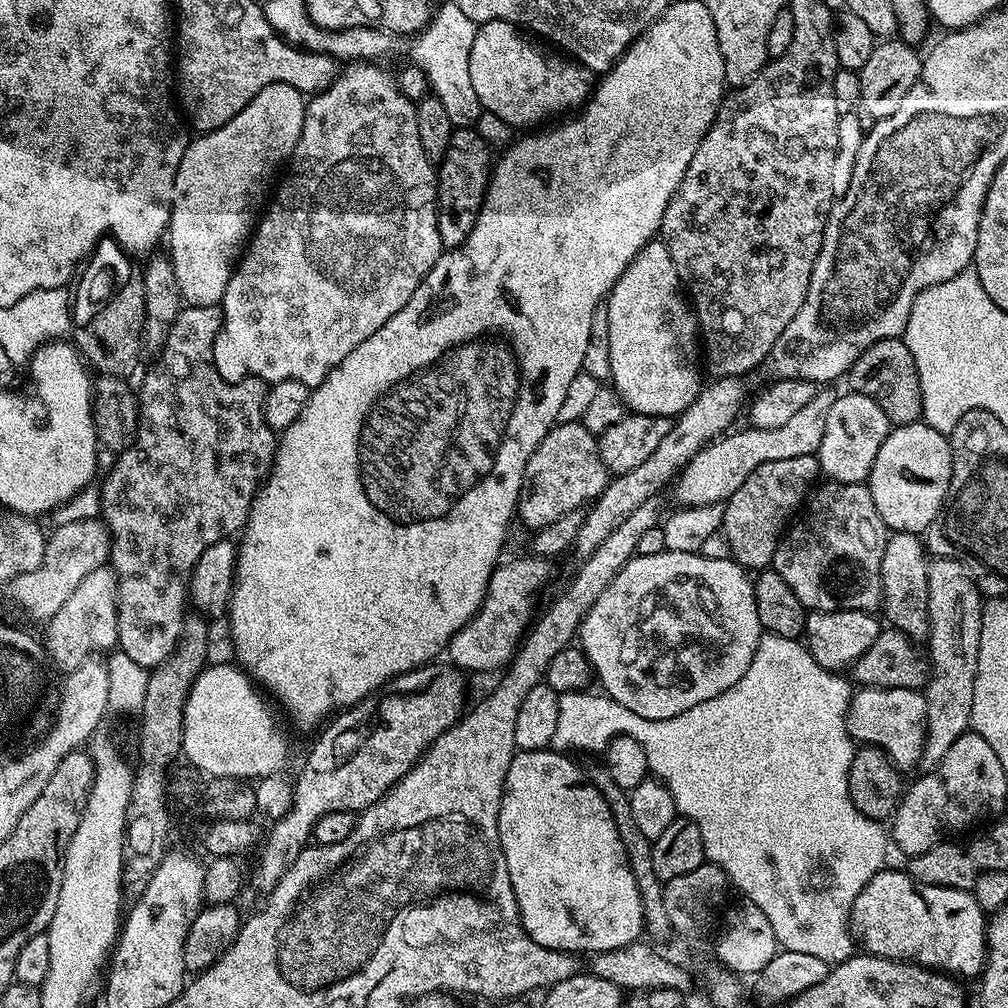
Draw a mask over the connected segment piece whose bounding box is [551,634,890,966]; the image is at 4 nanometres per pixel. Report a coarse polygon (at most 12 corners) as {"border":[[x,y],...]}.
{"border":[[764,634],[642,718],[561,692],[551,747],[646,750],[785,952],[854,954],[890,836],[848,793],[854,688]]}

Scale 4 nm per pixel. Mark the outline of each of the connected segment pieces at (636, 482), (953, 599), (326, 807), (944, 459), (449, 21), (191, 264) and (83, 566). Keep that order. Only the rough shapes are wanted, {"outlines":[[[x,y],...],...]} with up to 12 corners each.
{"outlines":[[[739,376],[701,387],[642,466],[609,479],[574,543],[591,555],[735,425]],[[928,566],[924,749],[935,772],[969,731],[985,597]],[[432,662],[343,709],[294,778],[250,884],[318,818],[381,800],[461,719],[461,669]],[[929,424],[889,431],[866,481],[892,532],[927,533],[952,445]],[[441,3],[415,33],[410,60],[453,125],[482,111],[470,83],[478,26]],[[259,92],[197,135],[166,255],[185,305],[217,306],[296,151],[305,93]],[[103,519],[68,520],[44,561],[7,585],[28,616],[47,622],[90,570],[109,563]]]}

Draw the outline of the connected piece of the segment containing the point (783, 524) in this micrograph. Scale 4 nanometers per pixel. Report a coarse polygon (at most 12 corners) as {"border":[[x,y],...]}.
{"border":[[816,456],[766,462],[723,505],[722,537],[767,569],[817,483]]}

